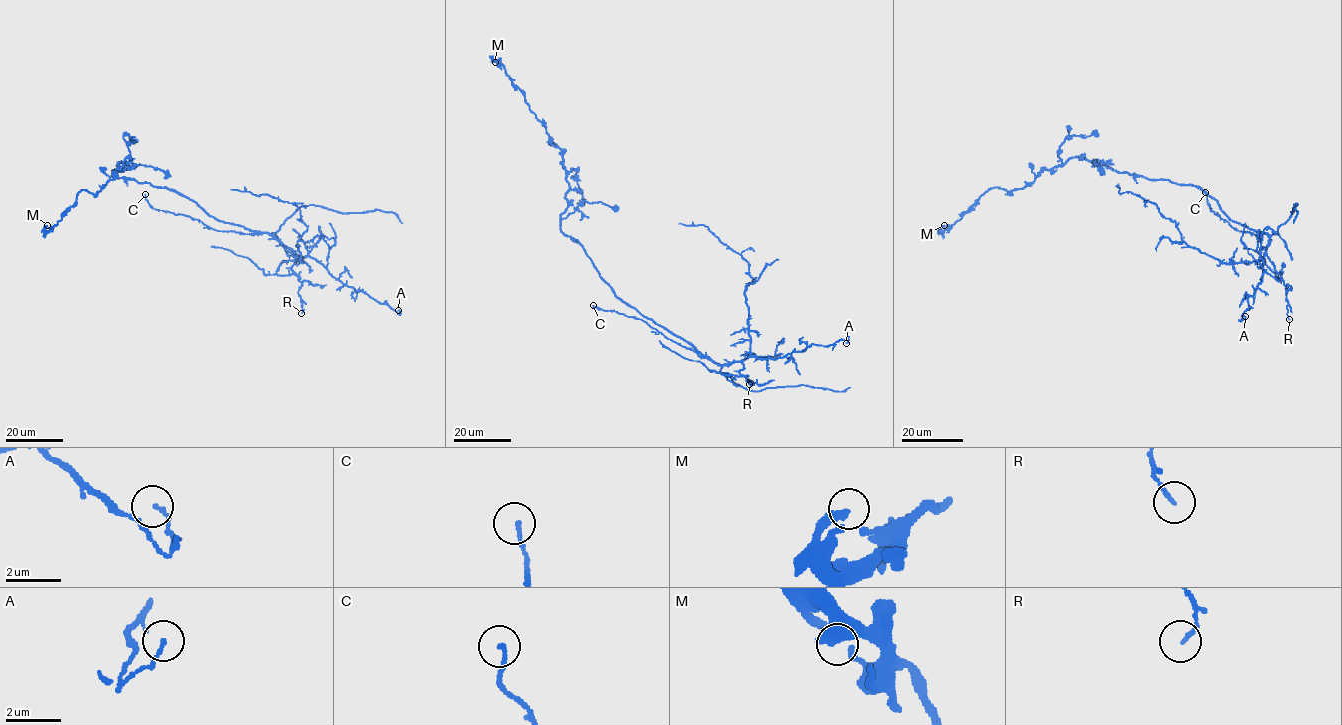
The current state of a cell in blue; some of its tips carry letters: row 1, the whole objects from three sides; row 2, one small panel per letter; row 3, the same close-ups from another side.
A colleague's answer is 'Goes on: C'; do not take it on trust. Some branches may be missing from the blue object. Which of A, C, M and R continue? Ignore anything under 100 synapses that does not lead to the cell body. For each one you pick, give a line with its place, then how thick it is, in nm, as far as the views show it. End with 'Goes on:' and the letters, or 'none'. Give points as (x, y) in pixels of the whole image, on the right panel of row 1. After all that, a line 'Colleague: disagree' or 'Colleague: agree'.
Goes on: none
Colleague: disagree

